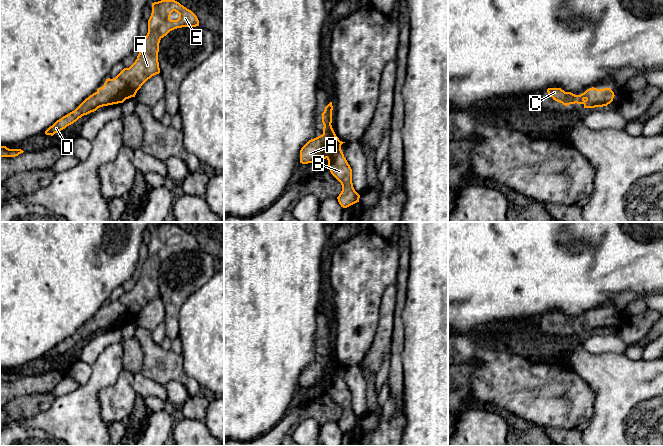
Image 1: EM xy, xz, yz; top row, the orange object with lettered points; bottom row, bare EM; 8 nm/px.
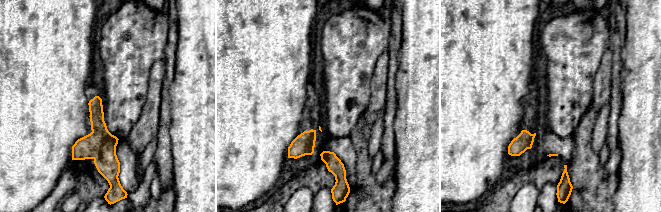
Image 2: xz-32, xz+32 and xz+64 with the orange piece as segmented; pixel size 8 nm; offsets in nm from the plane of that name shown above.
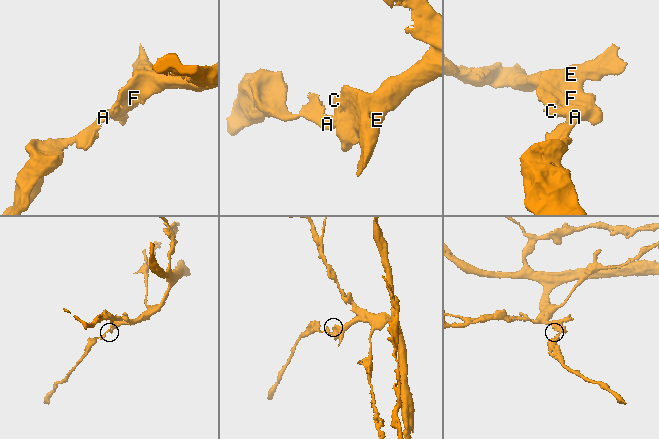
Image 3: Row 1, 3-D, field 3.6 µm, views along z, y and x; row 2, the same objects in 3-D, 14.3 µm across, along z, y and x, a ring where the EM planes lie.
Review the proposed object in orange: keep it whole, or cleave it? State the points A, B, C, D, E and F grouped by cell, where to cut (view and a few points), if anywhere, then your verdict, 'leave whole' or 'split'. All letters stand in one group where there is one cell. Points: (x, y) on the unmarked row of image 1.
A B C D E F; no cut; leave whole

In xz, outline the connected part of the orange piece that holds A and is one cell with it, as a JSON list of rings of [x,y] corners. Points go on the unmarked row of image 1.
[[[332,326],[326,331],[322,339],[323,358],[309,364],[300,374],[300,387],[308,388],[328,384],[328,393],[341,407],[342,415],[337,421],[339,428],[347,432],[359,426],[360,419],[355,415],[352,407],[352,393],[341,374],[345,366],[339,364],[332,352]]]

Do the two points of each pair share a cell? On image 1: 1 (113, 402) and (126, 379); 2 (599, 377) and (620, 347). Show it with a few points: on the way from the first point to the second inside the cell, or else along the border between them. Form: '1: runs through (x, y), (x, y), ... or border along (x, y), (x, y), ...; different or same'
1: runs through (119, 396), (124, 385); same
2: border along (593, 353), (616, 352), (623, 355); different

